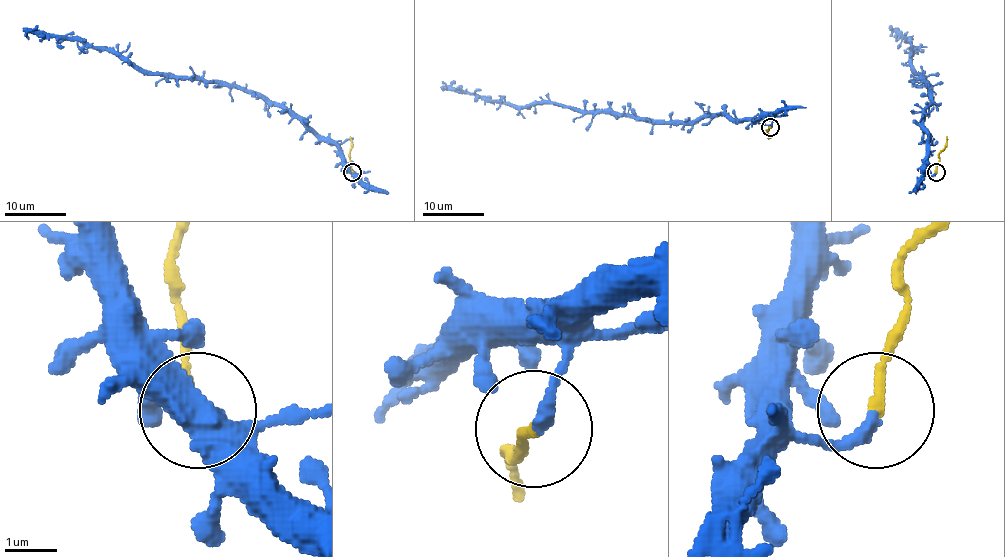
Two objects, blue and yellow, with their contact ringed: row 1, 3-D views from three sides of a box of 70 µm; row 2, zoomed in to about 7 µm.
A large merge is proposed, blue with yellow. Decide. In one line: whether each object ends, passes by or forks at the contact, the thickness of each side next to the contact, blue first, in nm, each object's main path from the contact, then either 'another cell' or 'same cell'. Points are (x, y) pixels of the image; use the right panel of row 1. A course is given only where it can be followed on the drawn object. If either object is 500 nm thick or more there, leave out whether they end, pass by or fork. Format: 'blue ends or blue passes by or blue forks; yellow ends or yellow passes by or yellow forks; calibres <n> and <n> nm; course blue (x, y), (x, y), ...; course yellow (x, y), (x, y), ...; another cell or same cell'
blue ends; yellow ends; calibres 260 and 190 nm; course blue (935, 171), (929, 176), (925, 170), (928, 85), (912, 69), (908, 39), (898, 32), (897, 39); course yellow (935, 171), (946, 136); another cell

